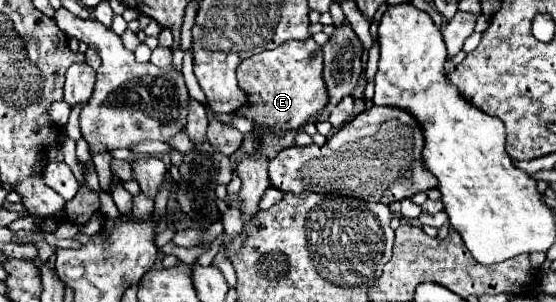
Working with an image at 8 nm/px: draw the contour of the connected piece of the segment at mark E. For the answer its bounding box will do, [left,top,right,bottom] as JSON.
[236,39,328,129]

